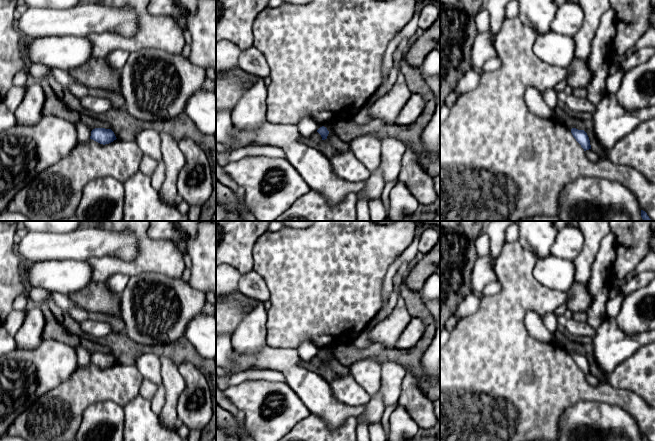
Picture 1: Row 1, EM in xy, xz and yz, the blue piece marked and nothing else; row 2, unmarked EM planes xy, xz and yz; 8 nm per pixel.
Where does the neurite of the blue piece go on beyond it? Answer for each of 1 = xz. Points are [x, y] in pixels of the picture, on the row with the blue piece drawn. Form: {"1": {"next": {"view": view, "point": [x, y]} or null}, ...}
{"1": {"next": null}}

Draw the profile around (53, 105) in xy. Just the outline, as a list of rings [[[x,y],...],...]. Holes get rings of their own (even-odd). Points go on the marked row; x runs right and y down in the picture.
[[[41,79],[40,84],[45,94],[45,105],[43,107],[43,115],[54,115],[63,118],[73,125],[85,124],[91,130],[95,128],[111,129],[110,125],[104,121],[95,119],[85,113],[71,110],[64,102],[62,102],[51,88],[47,79]]]

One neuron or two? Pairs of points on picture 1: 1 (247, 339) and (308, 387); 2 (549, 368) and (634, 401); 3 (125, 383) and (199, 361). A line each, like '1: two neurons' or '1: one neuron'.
1: two neurons
2: one neuron
3: two neurons

